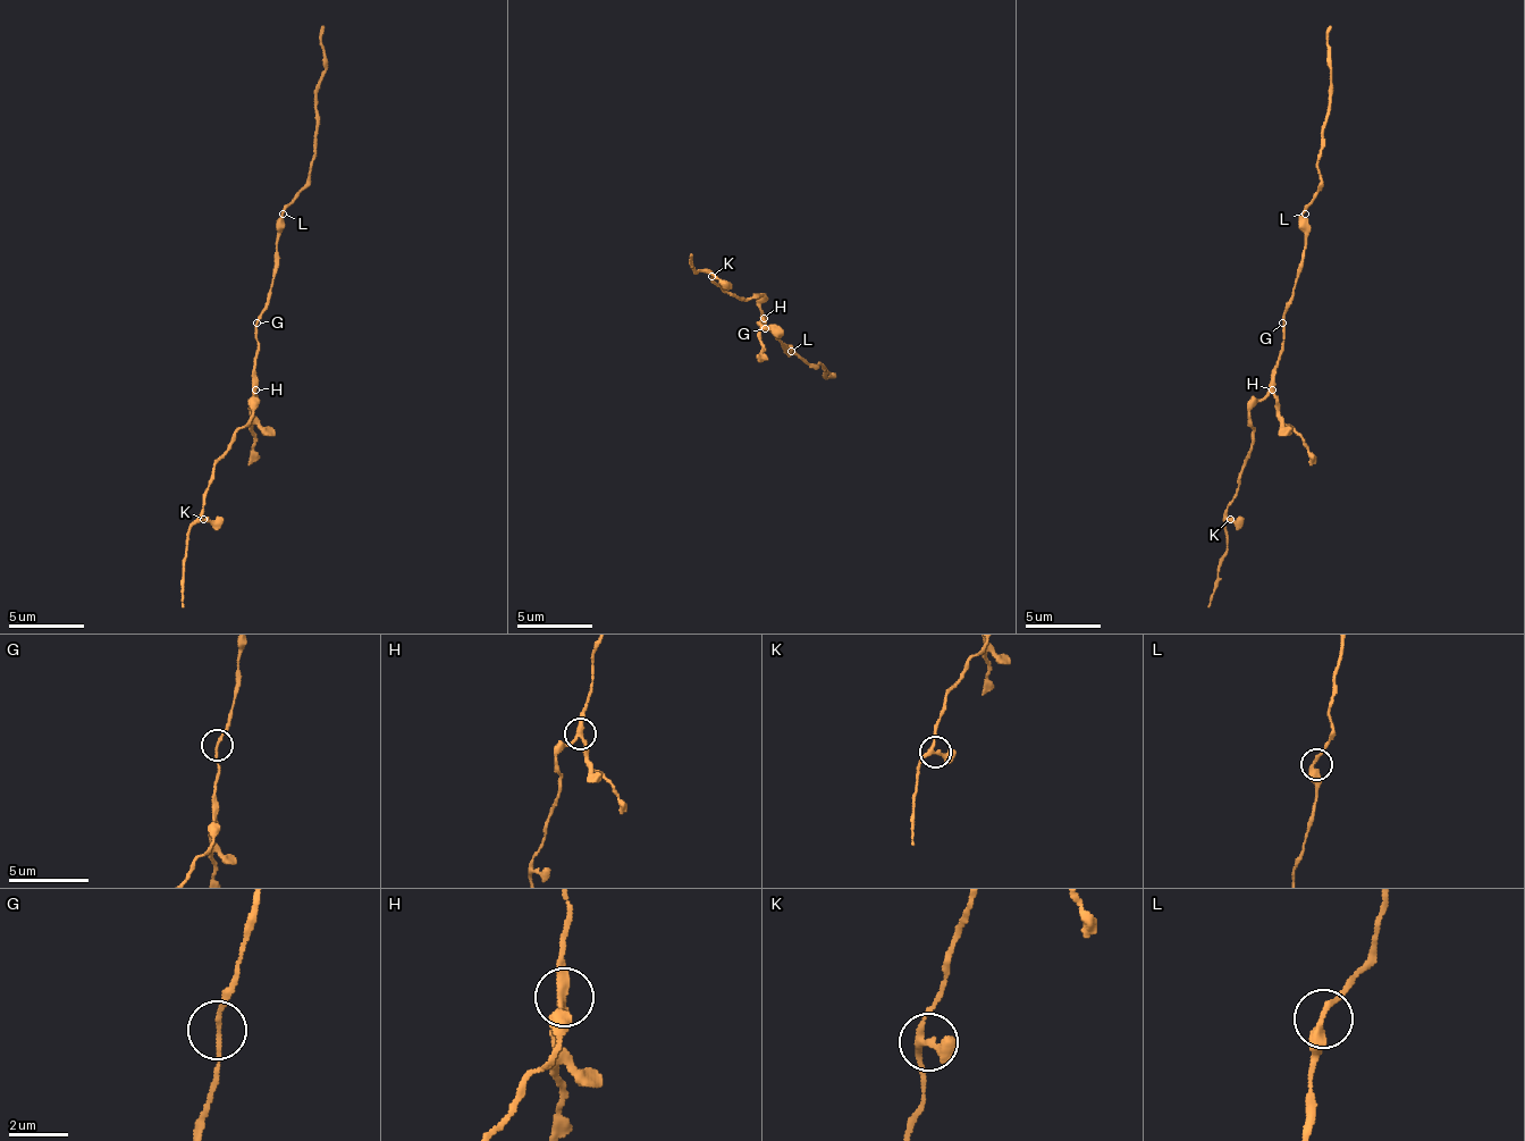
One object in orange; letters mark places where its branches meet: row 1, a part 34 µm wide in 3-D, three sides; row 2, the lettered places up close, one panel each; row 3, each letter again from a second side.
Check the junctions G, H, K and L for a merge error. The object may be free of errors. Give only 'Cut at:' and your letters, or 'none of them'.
Cut at: H

